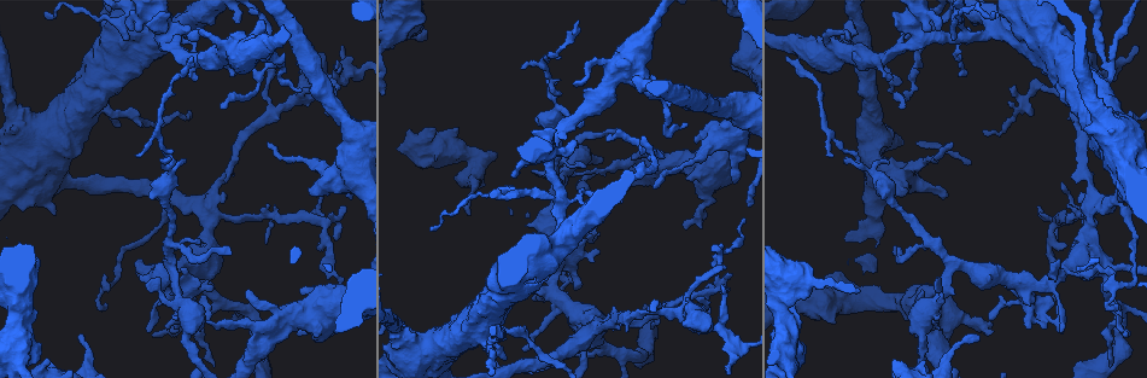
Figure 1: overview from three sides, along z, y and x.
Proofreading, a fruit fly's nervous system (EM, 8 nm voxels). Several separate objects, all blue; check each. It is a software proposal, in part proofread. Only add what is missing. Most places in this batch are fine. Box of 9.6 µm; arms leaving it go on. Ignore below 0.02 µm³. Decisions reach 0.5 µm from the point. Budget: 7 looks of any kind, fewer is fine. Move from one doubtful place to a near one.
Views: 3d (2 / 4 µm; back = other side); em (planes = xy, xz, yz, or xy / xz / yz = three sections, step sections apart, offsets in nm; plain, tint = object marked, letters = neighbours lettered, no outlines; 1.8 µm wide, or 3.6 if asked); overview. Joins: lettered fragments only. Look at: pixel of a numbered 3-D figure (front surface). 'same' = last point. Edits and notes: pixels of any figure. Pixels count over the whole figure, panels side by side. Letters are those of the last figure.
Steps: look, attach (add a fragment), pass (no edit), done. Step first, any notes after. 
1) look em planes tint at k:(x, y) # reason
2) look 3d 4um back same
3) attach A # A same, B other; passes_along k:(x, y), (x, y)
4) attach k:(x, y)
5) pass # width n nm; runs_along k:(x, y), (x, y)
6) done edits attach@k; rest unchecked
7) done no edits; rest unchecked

look em planes letters at 1:(206, 206) # thick turns thin

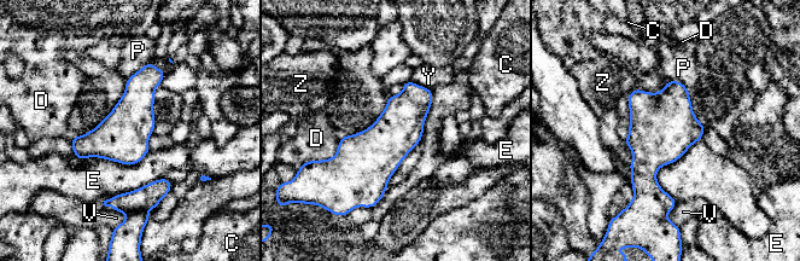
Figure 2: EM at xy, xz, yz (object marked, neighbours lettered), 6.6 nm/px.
pass # width 340 nm; C other, D other, E other, P other, V other, Y other, Z other; border 2:(700, 139), (657, 173), (676, 202); no lettered fragment goes on from it

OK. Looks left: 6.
look 3d 4um at 1:(550, 296) # three-way junction

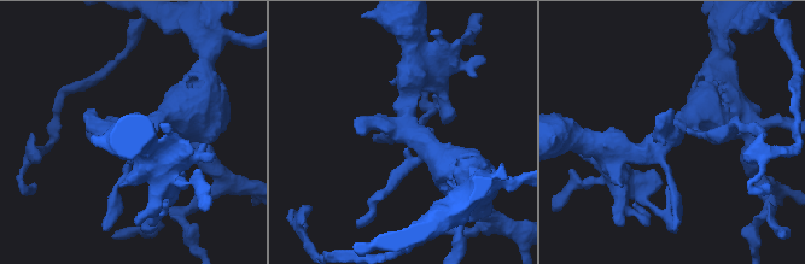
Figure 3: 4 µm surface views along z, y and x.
look em yz step 8 plain at 3:(668, 134)

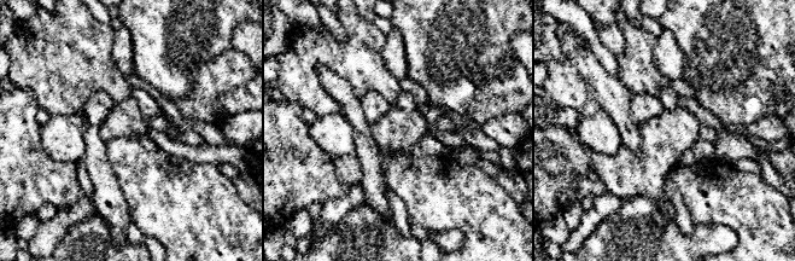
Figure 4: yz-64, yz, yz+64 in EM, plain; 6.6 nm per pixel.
look em yz step 8 letters same # what lies round it

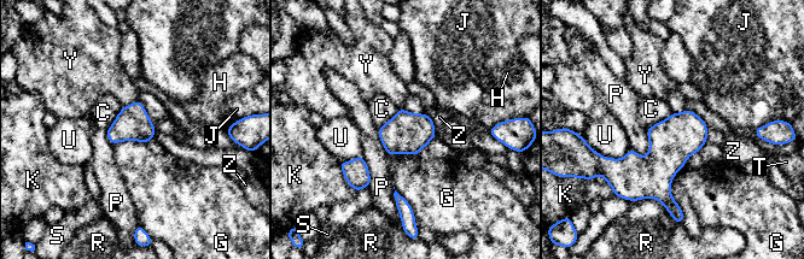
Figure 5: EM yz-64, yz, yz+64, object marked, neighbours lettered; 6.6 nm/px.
pass # longest_contact R 280 nm; C other, G other, H other, J other, K other, P other, R other, S other, T other, U other, Y other, Z other; border 5:(146, 142), (120, 141), (114, 145); none of them fits

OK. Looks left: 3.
look em planes letters at 1:(469, 215) # free end

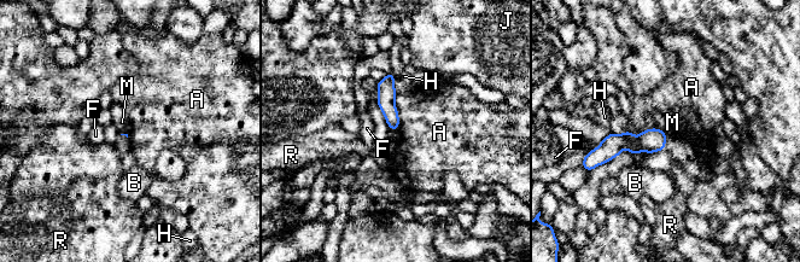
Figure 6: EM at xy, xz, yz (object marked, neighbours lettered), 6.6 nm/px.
pass # A other, B other, F other, H other, J other, M other, R other; border 6:(390, 129), (397, 130); none of them fits

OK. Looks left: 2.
done no edits; rest unchecked

